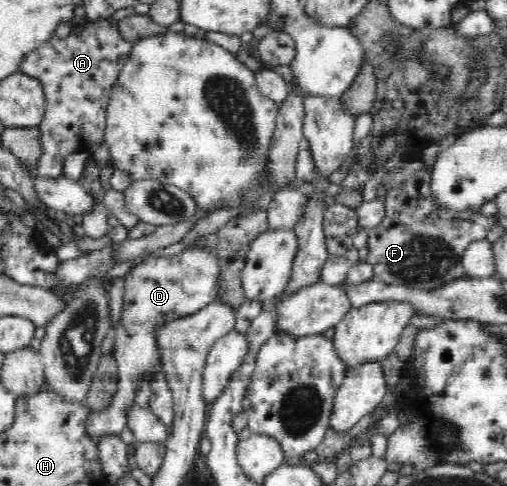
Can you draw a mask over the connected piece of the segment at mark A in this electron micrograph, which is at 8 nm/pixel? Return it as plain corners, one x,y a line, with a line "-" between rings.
116,18
94,24
82,21
79,25
86,27
66,38
54,34
22,57
17,66
17,74
37,79
44,90
46,113
39,127
45,149
41,166
35,174
45,178
63,176
64,164
69,156
83,154
106,139
106,112
110,96
134,46
121,36

